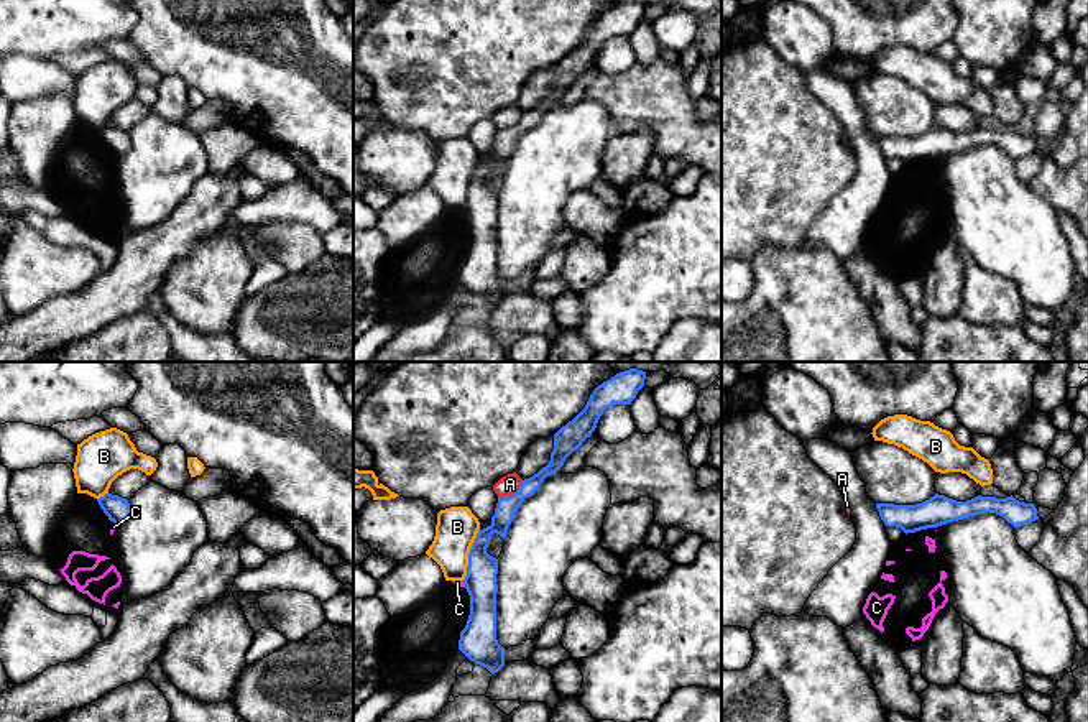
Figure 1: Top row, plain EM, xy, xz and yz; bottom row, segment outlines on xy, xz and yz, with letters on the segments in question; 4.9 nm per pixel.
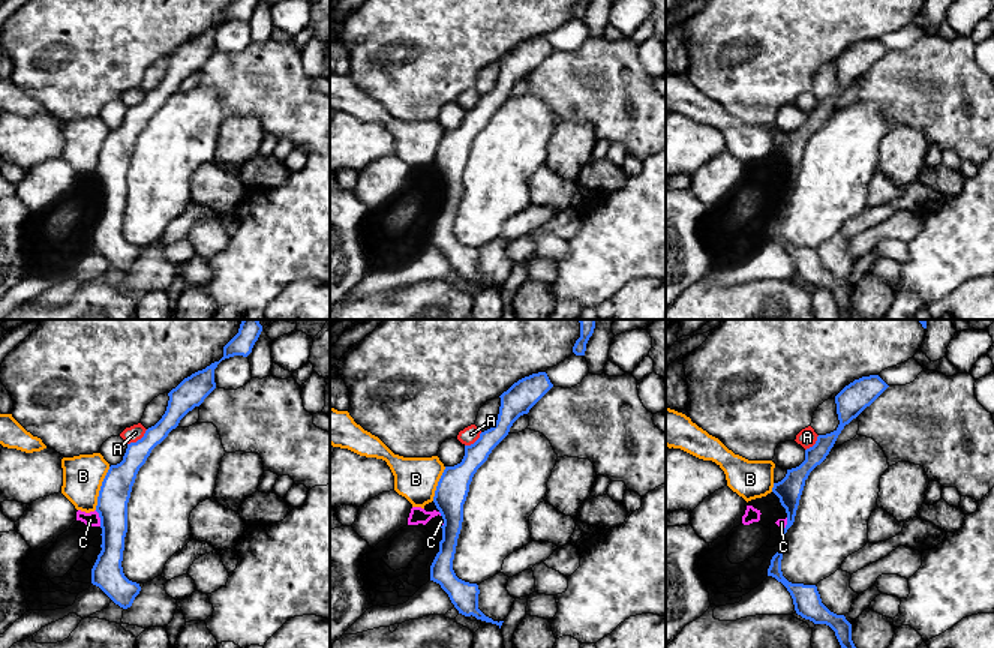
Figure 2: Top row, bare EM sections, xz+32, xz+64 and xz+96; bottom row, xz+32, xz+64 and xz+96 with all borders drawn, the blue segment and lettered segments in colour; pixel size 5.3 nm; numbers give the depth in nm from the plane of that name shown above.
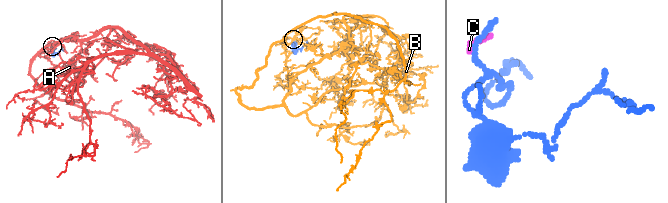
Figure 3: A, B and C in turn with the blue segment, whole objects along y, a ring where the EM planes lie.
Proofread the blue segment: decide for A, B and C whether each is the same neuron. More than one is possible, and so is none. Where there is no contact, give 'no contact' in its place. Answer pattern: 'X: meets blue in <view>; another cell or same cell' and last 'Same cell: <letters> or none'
A: meets blue in xz; another cell
B: meets blue in xz; another cell
C: meets blue in xz; another cell
Same cell: none

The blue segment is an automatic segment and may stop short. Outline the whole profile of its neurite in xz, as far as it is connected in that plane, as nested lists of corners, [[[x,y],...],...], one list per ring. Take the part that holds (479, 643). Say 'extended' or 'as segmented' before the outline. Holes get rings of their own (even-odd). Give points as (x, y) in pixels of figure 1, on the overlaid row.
as segmented | [[[629,368],[598,385],[585,408],[554,434],[549,464],[532,477],[524,479],[516,493],[498,498],[491,525],[478,530],[468,553],[467,576],[463,579],[470,595],[470,615],[460,632],[459,650],[491,674],[505,666],[505,648],[496,640],[498,559],[486,553],[491,535],[496,533],[503,539],[506,538],[506,531],[523,500],[531,497],[546,477],[560,470],[565,459],[592,436],[605,410],[615,405],[631,405],[644,386],[644,380],[646,372]]]

